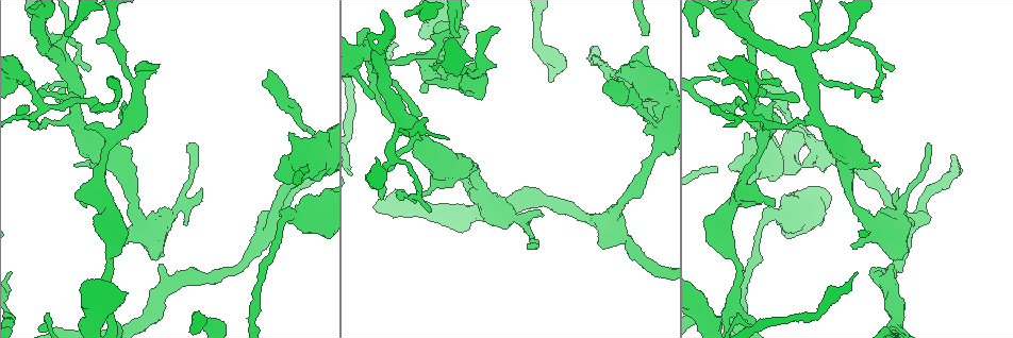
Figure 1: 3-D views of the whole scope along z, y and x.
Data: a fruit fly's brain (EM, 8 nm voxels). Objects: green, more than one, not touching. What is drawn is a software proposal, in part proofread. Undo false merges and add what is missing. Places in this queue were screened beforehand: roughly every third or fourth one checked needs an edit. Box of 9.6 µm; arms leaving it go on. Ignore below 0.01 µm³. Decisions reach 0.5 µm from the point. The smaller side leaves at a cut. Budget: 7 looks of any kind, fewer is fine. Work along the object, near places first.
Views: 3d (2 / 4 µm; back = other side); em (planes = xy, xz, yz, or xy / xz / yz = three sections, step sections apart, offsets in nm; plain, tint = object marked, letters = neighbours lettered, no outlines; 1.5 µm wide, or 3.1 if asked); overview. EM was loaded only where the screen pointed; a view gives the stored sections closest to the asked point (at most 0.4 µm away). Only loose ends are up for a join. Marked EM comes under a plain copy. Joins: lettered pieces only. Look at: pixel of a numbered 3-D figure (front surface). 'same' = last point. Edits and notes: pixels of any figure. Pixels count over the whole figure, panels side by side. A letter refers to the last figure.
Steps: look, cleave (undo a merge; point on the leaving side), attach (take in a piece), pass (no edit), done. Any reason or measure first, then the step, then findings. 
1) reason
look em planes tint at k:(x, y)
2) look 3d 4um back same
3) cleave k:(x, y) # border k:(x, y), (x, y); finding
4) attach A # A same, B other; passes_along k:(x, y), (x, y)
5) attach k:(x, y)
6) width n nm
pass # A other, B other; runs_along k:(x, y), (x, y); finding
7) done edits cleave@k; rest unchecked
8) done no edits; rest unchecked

long arm stops here
look 3d 4um at 1:(643, 34)

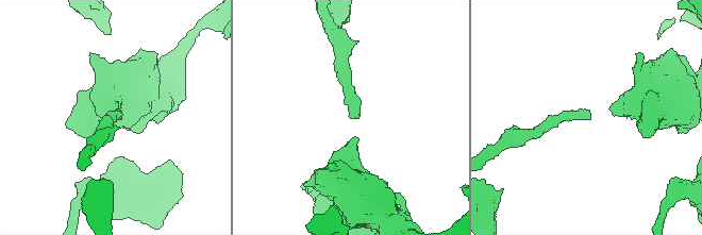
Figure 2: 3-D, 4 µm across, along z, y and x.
need the tissue
look em planes tint at 2:(115, 117)

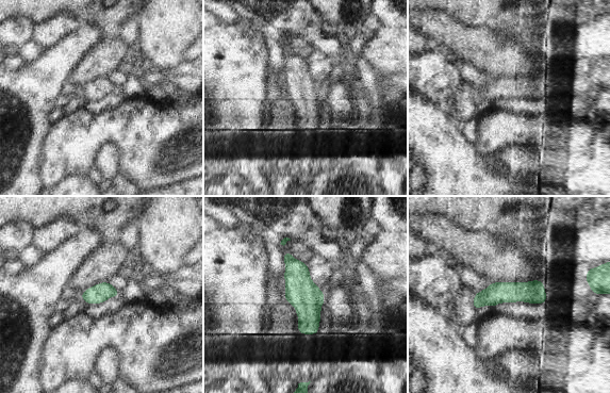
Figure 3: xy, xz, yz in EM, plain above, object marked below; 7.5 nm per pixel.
what lies round it
look em planes letters same

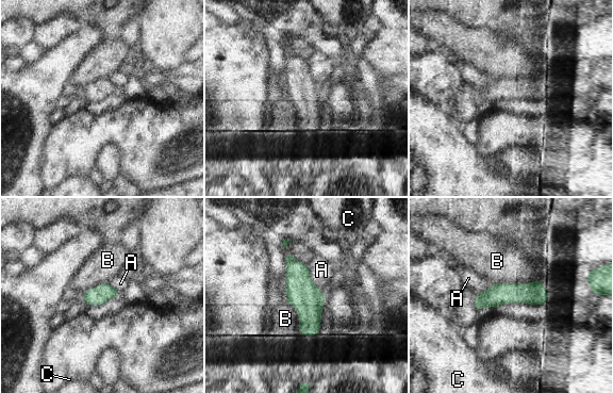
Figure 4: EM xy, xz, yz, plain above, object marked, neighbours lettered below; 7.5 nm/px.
width 140 nm
pass # A other, B other, C other; runs_along 4:(288, 256), (315, 332); no lettered piece goes on from it

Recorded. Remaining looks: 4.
thick end
look em planes letters at 1:(645, 132)

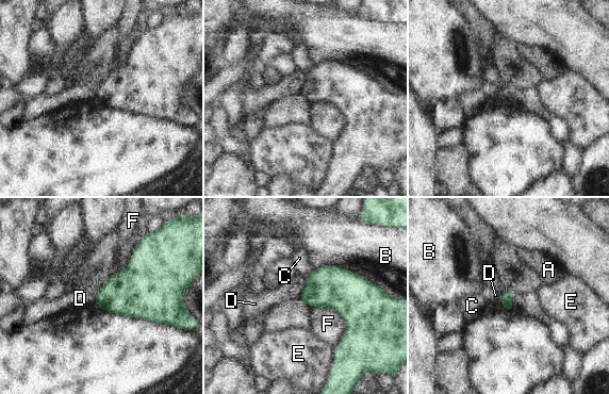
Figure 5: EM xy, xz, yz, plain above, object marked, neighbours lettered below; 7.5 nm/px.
pass # A other, B other, C other, D other, E other, F other; border 5:(307, 275), (305, 289), (299, 297); no lettered piece goes on from it

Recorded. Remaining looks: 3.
free end
look em planes letters at 1:(368, 28)

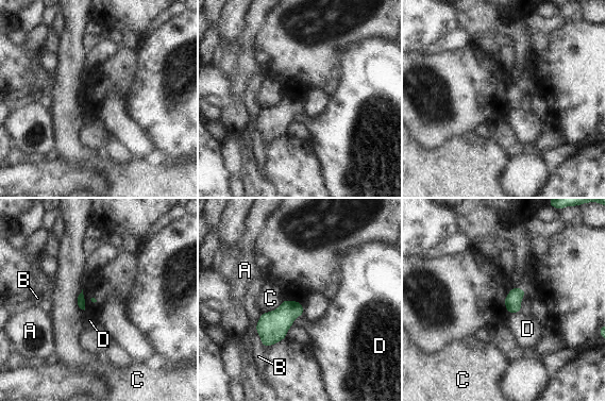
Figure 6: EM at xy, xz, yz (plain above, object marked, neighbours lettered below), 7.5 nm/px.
pass # A other, B other, C other, D other; border 6:(520, 311), (507, 313); none of them fits

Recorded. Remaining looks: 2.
done no edits; rest unchecked

